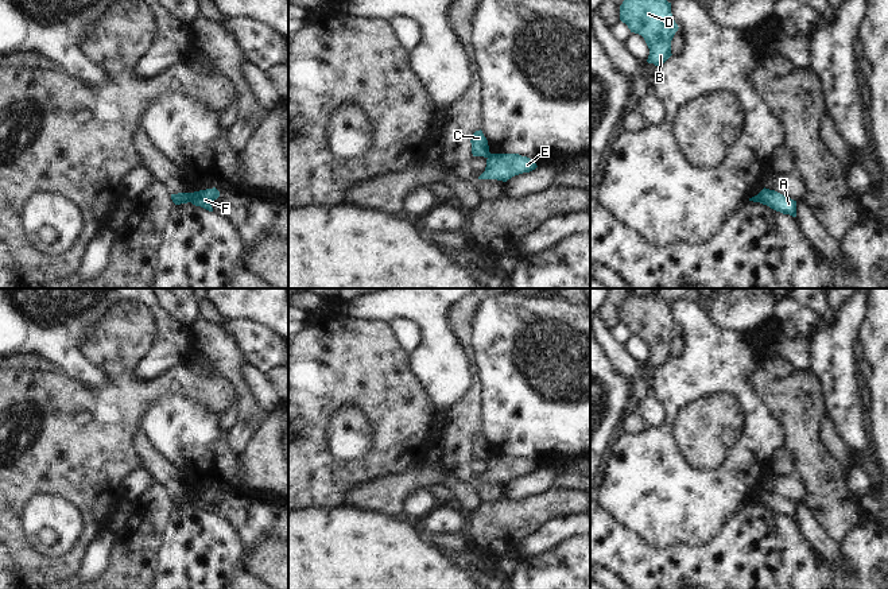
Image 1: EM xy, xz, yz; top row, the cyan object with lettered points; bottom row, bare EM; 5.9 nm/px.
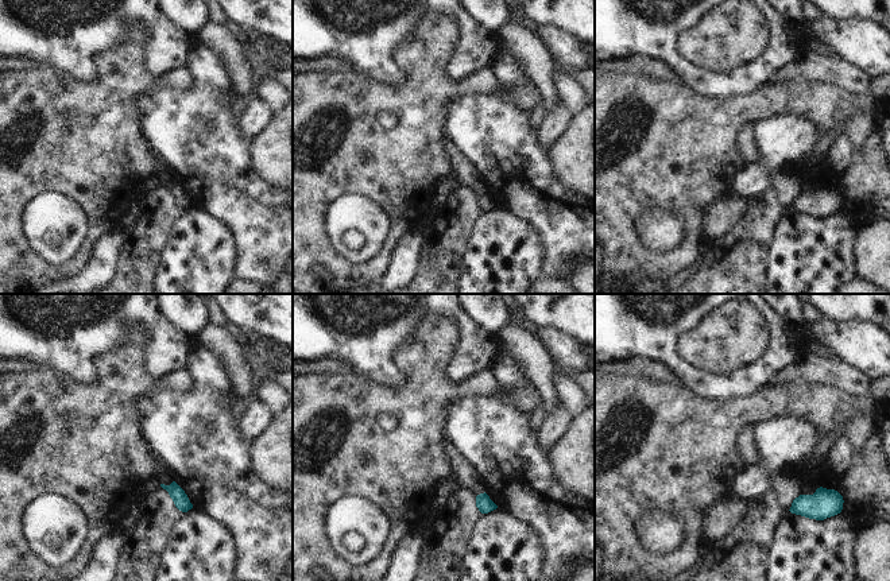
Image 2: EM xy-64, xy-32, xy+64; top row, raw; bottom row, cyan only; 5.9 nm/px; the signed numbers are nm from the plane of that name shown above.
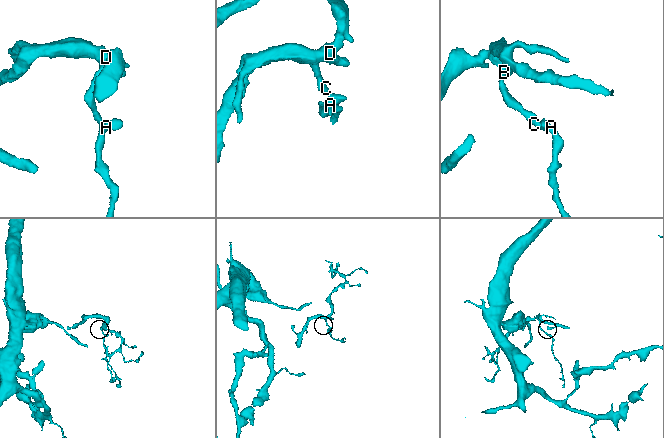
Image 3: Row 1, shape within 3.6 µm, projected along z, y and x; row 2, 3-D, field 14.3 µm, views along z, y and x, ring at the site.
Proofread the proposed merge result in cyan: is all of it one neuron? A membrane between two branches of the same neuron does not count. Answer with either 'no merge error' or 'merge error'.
merge error

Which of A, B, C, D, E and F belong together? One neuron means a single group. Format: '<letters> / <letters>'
A E F / B C D

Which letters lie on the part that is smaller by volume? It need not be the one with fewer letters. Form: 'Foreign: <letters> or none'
Foreign: A, E, F

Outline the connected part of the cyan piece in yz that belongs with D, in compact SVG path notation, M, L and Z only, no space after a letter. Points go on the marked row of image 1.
M624 0L620 5L620 20L631 32L644 38L649 55L647 62L659 66L671 54L671 40L678 31L678 24L671 13L667 0Z

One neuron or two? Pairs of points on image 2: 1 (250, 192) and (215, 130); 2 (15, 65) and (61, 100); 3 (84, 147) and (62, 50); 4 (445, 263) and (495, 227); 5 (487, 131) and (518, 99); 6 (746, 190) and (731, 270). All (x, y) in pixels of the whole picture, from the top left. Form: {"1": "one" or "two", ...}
{"1": "one", "2": "two", "3": "two", "4": "two", "5": "two", "6": "two"}

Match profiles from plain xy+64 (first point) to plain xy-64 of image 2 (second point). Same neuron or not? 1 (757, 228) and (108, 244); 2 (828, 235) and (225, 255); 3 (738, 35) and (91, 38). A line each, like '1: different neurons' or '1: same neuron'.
1: different neurons
2: same neuron
3: different neurons

